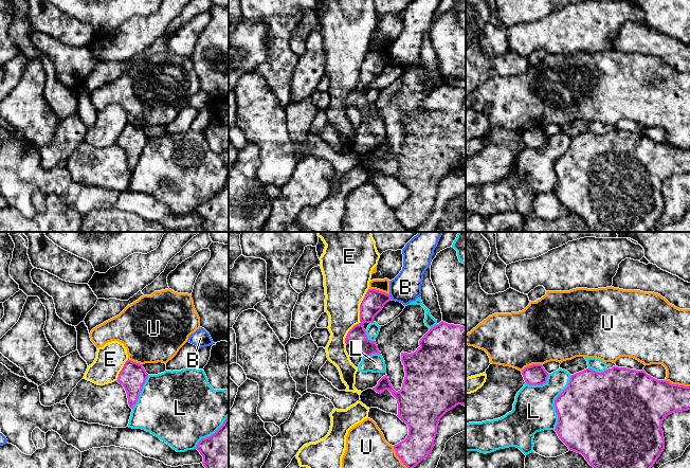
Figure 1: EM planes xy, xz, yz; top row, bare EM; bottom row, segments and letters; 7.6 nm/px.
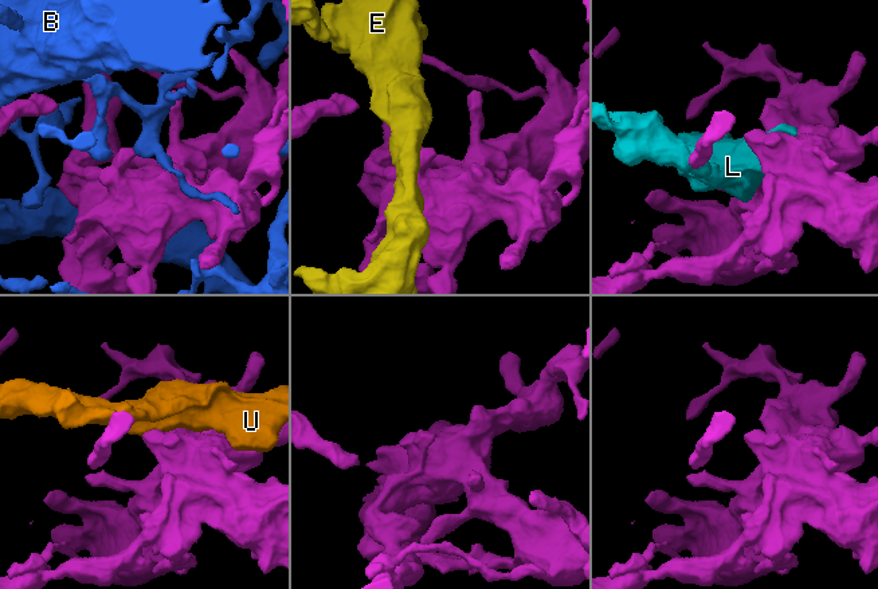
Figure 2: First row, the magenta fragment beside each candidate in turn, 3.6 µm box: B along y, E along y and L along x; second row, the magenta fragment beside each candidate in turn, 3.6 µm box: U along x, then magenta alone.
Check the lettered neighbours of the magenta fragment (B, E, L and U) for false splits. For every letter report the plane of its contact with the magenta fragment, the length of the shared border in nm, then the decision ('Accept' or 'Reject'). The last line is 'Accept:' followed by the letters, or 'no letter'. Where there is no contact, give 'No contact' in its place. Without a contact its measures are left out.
B: Touches magenta in xz. Shared border 50 nm. Reject
E: Touches magenta in xz. Shared border 460 nm. Reject
L: Touches magenta in yz. Shared border 440 nm. Reject
U: Touches magenta in yz. Shared border 190 nm. Reject
Accept: no letter

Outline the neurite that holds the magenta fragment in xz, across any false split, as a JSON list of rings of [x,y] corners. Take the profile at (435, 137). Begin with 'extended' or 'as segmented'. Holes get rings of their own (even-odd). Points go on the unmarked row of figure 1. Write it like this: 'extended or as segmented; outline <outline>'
as segmented; outline [[[441,84],[430,91],[419,108],[414,115],[401,115],[405,140],[400,154],[394,152],[387,138],[373,150],[379,157],[388,152],[397,162],[397,179],[407,187],[408,198],[394,212],[408,232],[416,230],[433,213],[440,181],[458,167],[466,169],[466,90]]]

